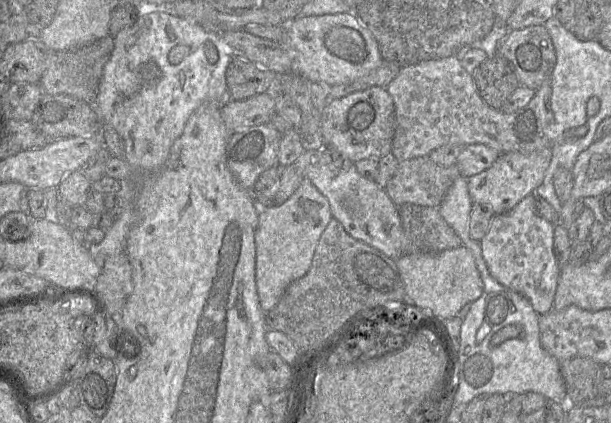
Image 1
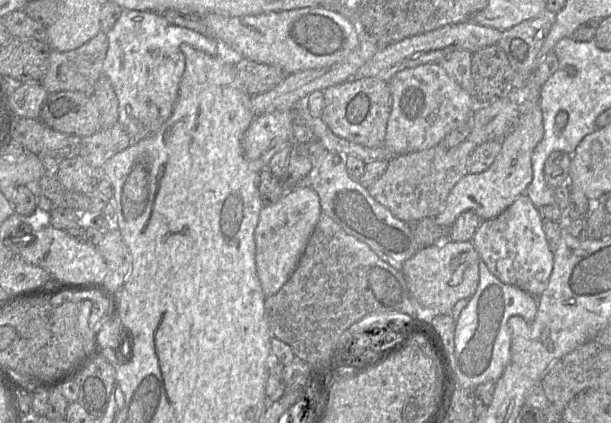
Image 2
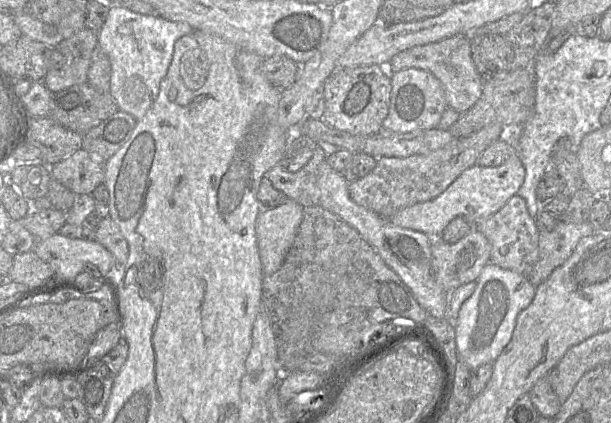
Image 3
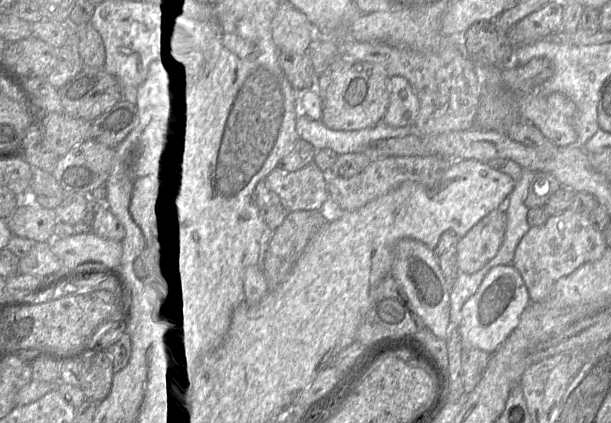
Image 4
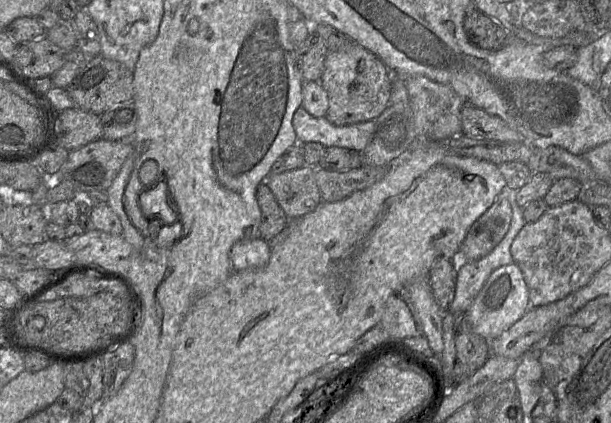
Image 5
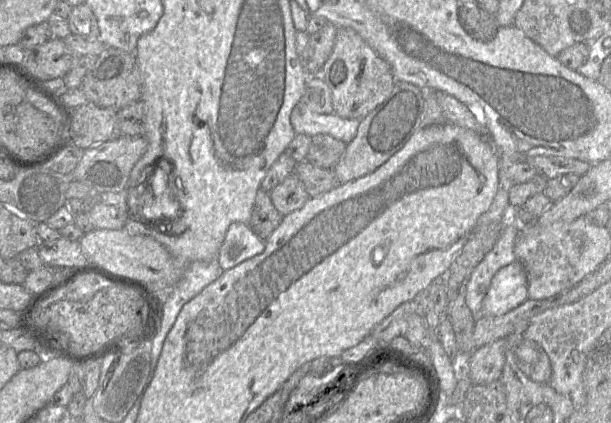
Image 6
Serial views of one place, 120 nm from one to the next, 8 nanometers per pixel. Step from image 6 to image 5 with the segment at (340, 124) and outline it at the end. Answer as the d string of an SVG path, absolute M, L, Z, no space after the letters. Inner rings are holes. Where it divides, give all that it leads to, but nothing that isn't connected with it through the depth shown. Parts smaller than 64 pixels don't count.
M300 106L292 119L298 143L317 142L324 147L342 147L363 151L376 130L376 120L347 126L332 124L326 117L315 117Z

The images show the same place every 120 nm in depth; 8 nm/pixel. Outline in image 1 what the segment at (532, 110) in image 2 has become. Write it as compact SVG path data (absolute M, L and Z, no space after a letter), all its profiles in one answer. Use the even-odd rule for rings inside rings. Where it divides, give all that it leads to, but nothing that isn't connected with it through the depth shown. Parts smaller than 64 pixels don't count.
M544 148L531 153L501 153L488 169L467 178L472 202L489 204L495 214L507 213L525 196L534 194L536 188L542 184L551 160L551 148Z

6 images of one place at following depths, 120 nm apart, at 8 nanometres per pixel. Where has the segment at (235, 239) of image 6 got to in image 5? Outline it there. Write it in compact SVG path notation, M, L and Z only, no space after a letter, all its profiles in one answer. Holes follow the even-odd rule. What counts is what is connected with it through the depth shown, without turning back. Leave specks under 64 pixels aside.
M261 237L236 242L230 250L233 271L264 268L270 260L269 242Z

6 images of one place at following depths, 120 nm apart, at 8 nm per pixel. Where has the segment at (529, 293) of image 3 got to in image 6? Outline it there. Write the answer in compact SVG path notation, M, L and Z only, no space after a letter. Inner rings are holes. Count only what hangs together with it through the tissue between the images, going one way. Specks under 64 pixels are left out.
M515 261L498 270L492 278L480 315L504 315L527 299L527 276L521 263Z

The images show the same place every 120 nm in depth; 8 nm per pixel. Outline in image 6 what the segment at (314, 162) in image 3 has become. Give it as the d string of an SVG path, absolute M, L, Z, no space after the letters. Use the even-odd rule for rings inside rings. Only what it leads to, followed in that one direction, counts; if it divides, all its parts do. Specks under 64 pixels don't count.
M294 173L269 193L274 207L282 216L301 209L311 198L302 181Z

